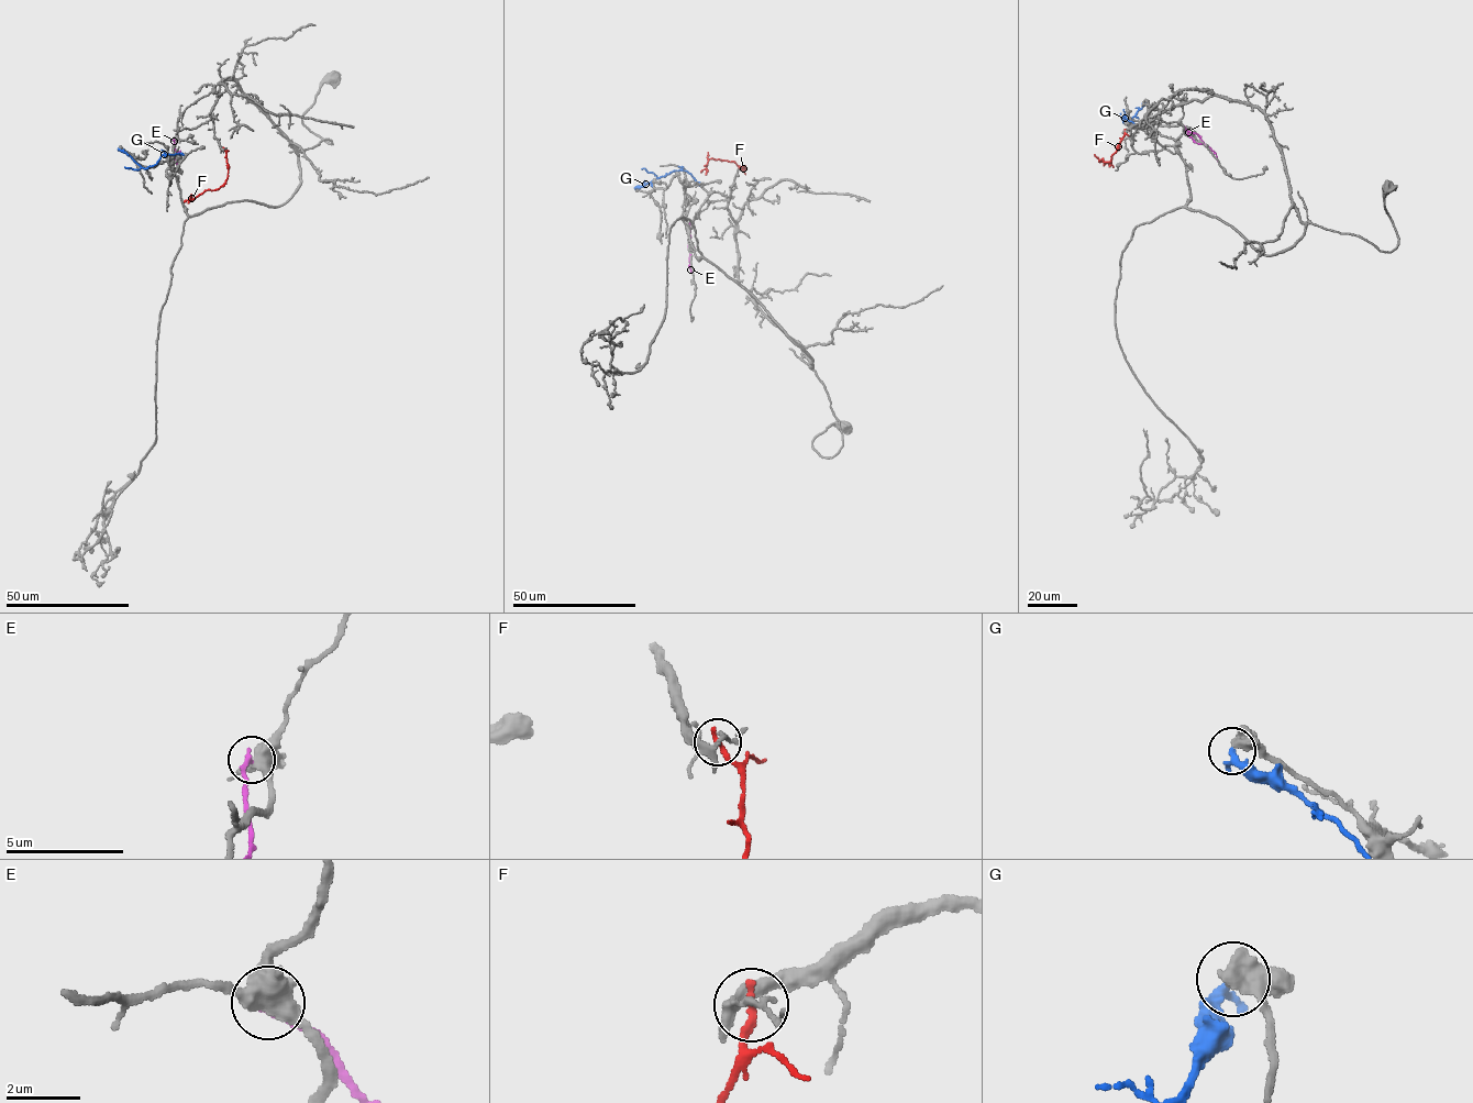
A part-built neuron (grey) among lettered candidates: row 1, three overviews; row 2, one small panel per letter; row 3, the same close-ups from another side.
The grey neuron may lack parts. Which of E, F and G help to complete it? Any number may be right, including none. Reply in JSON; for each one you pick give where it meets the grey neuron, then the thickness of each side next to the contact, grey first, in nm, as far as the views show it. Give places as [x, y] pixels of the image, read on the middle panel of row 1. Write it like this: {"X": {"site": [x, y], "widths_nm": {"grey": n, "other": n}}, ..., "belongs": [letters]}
{"belongs": []}

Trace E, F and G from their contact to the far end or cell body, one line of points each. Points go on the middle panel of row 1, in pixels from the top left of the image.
E: (690, 222), (690, 272)
F: (740, 169), (744, 166), (710, 158), (706, 174)
G: (635, 187), (680, 171), (690, 175), (699, 186)

